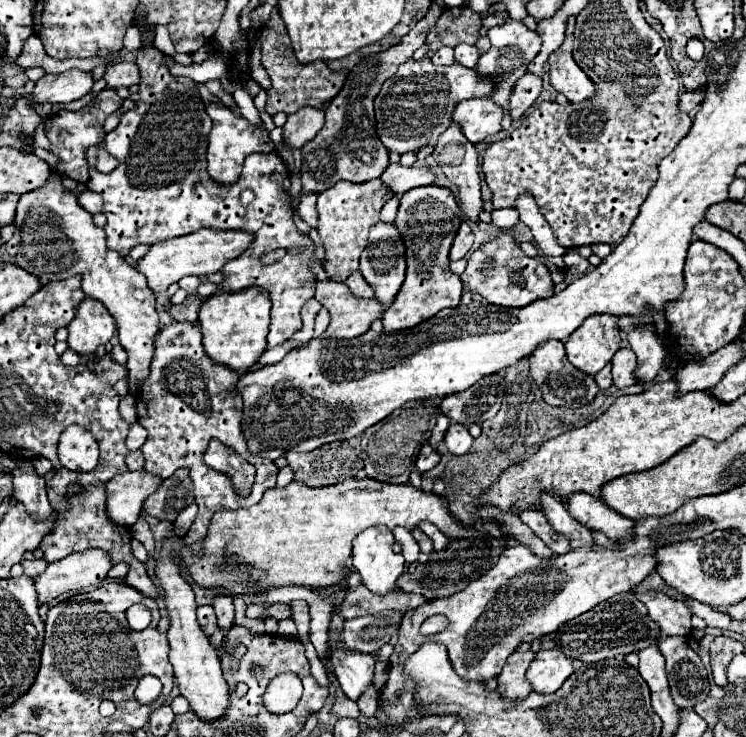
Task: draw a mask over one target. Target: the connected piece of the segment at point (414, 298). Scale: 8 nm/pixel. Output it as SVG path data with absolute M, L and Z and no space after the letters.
M415 187L401 197L395 227L405 243L407 273L405 281L393 299L391 307L383 313L381 321L385 331L401 331L427 321L443 307L457 307L461 299L463 281L449 269L449 249L461 225L461 209L453 193L445 187Z

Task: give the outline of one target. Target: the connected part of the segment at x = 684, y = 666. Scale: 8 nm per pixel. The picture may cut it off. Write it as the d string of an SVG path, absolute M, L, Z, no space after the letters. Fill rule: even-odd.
M665 637L659 641L659 649L667 663L667 679L675 705L693 709L705 701L709 693L707 669L689 647L687 637Z

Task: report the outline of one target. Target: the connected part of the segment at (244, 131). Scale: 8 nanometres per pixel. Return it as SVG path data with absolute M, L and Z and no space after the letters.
M209 103L207 113L213 119L213 129L209 133L209 147L207 147L207 171L215 181L229 185L239 177L243 159L249 155L249 135L257 137L261 153L269 153L275 149L265 125L253 125L245 117L237 115L233 109L229 109L227 105L221 105L221 103Z

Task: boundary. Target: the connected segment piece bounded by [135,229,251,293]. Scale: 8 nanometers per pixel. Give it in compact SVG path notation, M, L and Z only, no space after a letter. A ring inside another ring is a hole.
M199 229L195 233L151 245L147 255L137 261L135 269L145 275L147 285L153 293L161 293L171 283L177 283L185 275L211 275L211 273L219 271L223 267L223 263L227 263L227 259L241 255L247 249L247 243L251 243L251 237L243 231Z

